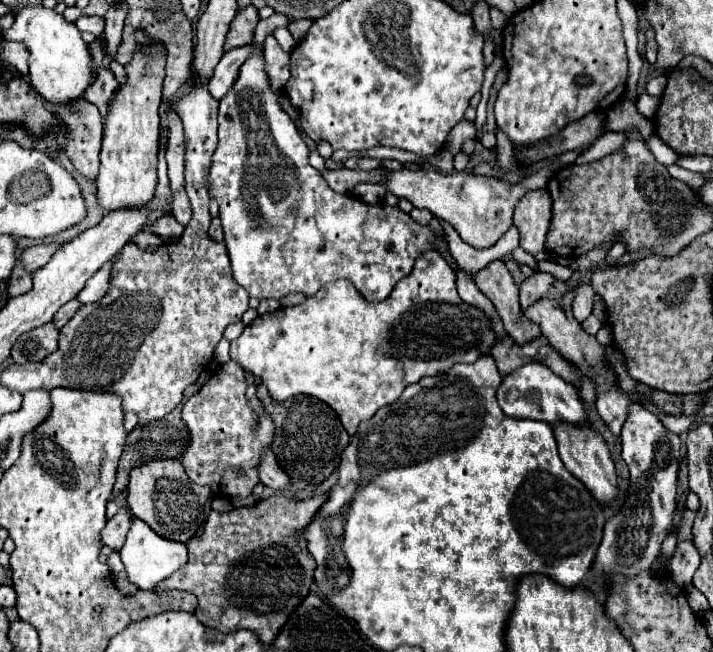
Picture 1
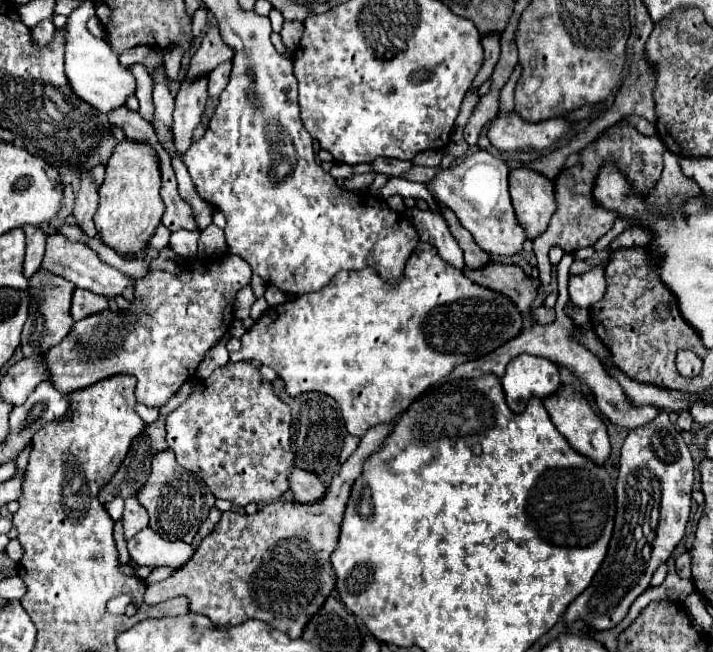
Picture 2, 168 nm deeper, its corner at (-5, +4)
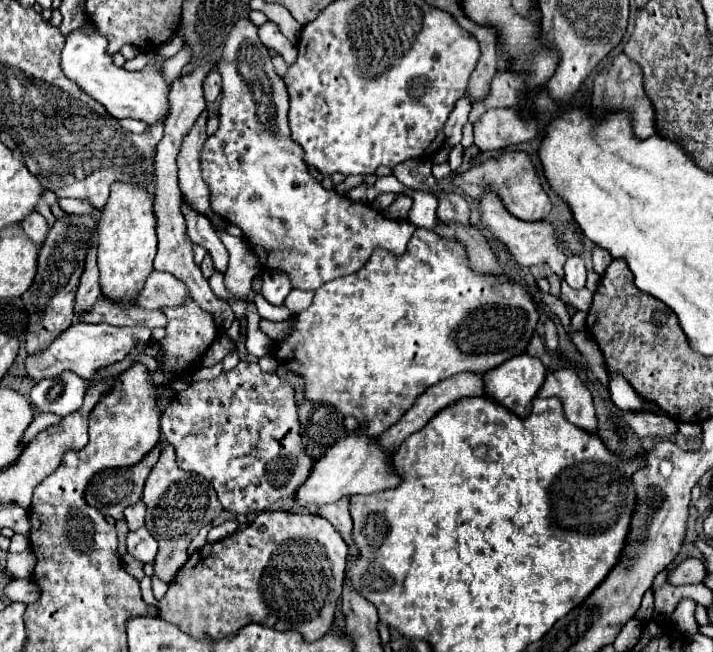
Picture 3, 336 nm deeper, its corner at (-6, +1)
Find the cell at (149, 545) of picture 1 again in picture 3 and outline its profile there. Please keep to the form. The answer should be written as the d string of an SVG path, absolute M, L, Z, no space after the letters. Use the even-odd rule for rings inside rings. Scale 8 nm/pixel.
M140 528L136 532L128 532L128 538L126 538L126 544L128 544L128 552L140 560L140 562L154 562L156 554L158 554L158 544L156 540L150 536L150 532L146 528Z

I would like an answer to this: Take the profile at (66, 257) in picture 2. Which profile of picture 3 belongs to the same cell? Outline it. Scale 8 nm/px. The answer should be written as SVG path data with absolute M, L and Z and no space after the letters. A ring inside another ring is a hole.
M152 272L144 284L144 288L134 298L134 304L142 308L162 308L176 306L184 302L188 296L188 288L168 272Z

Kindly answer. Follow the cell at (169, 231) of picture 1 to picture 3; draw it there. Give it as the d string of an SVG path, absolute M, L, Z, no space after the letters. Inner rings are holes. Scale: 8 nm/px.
M182 200L182 214L184 214L186 224L188 224L188 238L194 244L204 246L214 260L214 268L224 272L226 264L228 264L228 252L226 252L224 244L220 242L220 238L216 236L210 220L204 218L200 212L194 212L192 206L188 206L184 200Z

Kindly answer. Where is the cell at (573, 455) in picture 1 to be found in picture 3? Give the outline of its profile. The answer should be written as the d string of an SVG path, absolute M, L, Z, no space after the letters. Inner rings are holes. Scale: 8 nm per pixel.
M558 370L546 376L544 386L540 388L538 396L560 398L564 416L574 426L588 430L590 434L598 434L598 418L594 412L590 390L582 384L582 380L572 370Z

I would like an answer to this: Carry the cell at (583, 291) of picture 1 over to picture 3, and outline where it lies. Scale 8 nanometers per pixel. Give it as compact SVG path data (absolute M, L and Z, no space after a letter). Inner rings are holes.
M570 256L566 260L564 274L566 274L566 282L570 288L582 290L586 286L586 266L584 266L580 256Z

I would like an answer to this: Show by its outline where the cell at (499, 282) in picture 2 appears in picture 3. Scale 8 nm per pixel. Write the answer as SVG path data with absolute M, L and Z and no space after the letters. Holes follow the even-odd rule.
M438 222L436 234L444 238L454 238L462 242L468 254L468 262L476 274L488 274L488 276L504 276L502 266L498 264L496 256L492 254L486 238L474 228L474 226L462 226L462 224L442 224Z

